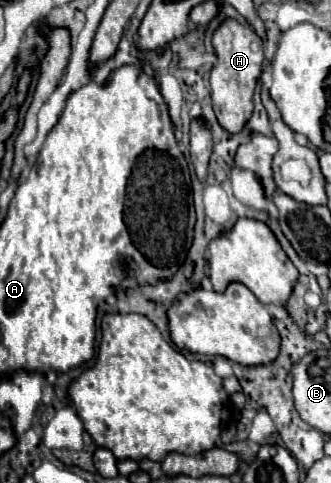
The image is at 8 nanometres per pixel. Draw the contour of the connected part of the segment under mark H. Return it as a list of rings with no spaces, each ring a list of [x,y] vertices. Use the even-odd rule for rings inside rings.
[[[229,18],[215,30],[213,48],[219,58],[219,62],[217,62],[217,66],[213,66],[211,78],[209,78],[213,112],[225,132],[237,134],[243,130],[243,126],[247,124],[247,120],[253,114],[253,92],[255,92],[257,80],[263,72],[263,42],[251,26],[243,26],[243,24],[235,22],[233,18]]]

